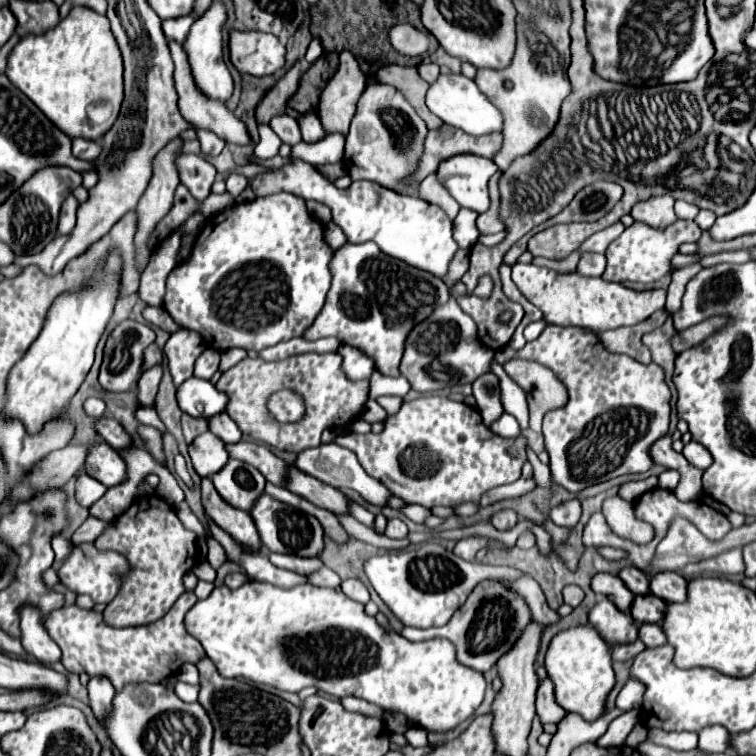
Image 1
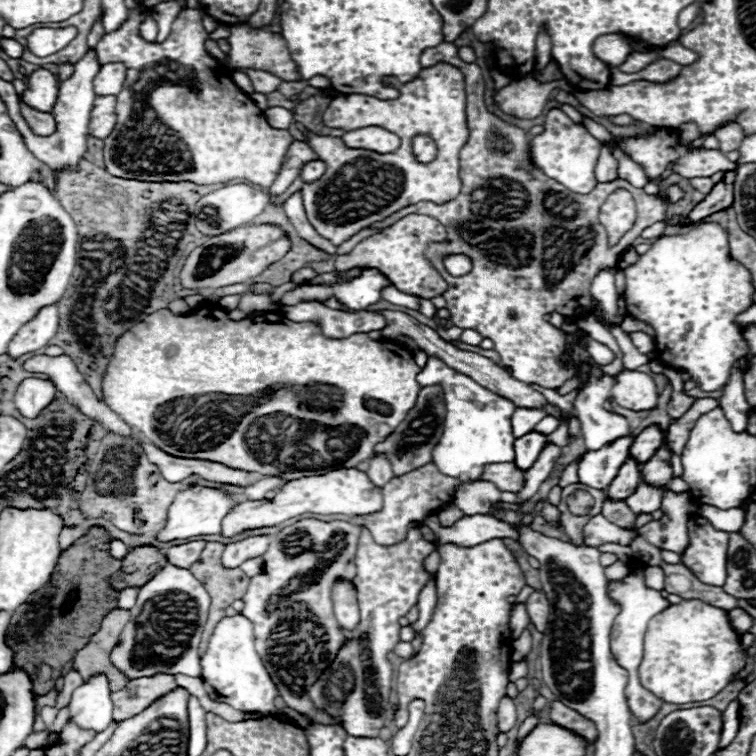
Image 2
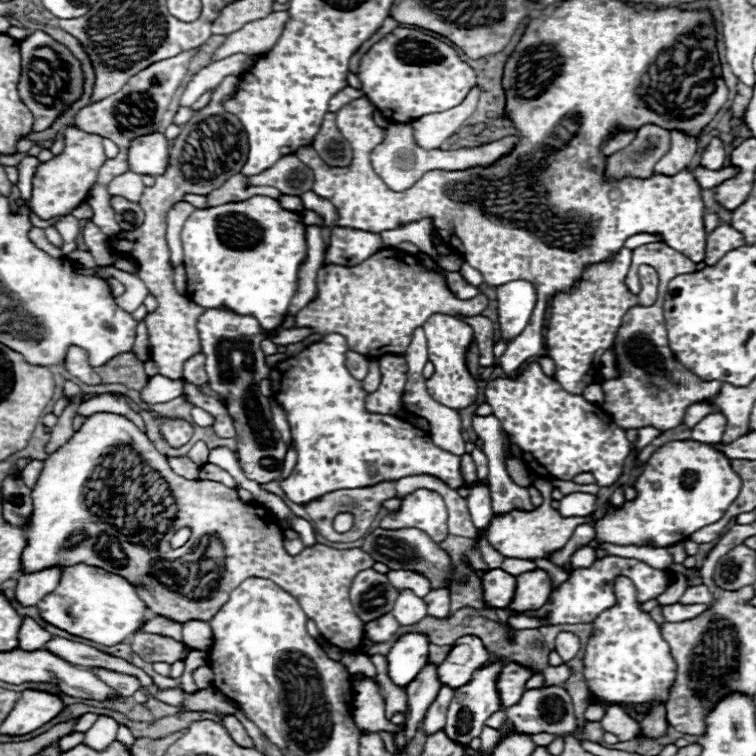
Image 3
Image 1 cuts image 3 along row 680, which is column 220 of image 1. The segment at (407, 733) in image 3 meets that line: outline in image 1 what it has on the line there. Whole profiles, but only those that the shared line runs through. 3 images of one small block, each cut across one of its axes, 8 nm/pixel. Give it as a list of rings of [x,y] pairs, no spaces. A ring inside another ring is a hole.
[[[222,412],[220,416],[212,416],[212,418],[208,420],[208,428],[210,428],[210,432],[216,434],[224,444],[234,444],[234,442],[238,442],[238,440],[242,438],[242,432],[238,430],[236,422],[234,422],[226,412]]]

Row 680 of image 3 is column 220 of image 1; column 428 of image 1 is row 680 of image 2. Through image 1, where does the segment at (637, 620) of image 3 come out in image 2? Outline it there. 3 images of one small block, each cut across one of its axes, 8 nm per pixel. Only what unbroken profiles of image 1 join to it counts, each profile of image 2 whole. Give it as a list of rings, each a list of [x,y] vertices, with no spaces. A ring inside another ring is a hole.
[[[682,600],[656,614],[648,624],[638,676],[642,686],[664,702],[700,702],[722,692],[746,666],[746,658],[748,652],[742,648],[738,632],[730,626],[726,610],[702,600]]]

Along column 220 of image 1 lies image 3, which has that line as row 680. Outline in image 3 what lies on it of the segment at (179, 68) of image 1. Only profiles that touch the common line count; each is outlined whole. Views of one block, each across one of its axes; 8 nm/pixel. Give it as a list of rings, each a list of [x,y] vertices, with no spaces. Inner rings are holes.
[[[92,668],[92,672],[106,682],[110,688],[114,688],[118,694],[122,696],[132,696],[136,690],[140,690],[140,682],[138,678],[132,678],[130,674],[120,674],[120,672],[108,672],[108,670],[100,670],[100,668]]]

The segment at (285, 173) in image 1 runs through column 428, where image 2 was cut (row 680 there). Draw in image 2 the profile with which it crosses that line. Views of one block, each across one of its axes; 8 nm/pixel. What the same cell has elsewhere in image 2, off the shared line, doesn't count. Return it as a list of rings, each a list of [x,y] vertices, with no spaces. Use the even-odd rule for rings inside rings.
[[[242,614],[226,616],[216,624],[208,650],[202,656],[202,680],[212,700],[226,702],[242,712],[262,712],[264,716],[276,714],[276,684],[272,682],[262,658],[254,648],[252,622],[246,620]]]

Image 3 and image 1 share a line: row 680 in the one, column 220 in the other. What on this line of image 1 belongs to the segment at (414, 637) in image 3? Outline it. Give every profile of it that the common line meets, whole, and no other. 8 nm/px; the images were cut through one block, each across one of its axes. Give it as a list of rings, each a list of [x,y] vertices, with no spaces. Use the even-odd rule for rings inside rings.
[[[190,378],[176,388],[176,400],[182,412],[194,418],[210,418],[226,408],[226,394],[218,392],[210,380]]]

